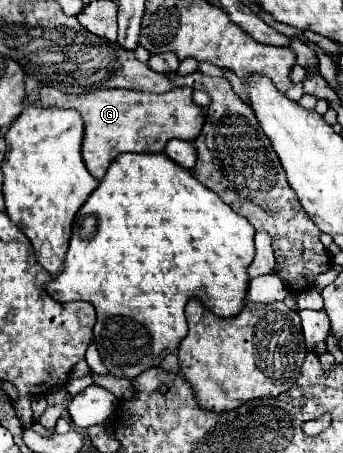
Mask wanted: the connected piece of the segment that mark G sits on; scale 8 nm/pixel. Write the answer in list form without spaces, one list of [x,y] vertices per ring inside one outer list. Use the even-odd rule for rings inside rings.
[[[41,88],[41,106],[59,106],[81,110],[85,122],[83,160],[87,170],[101,180],[117,154],[123,152],[163,152],[165,144],[173,138],[193,142],[205,122],[203,108],[193,102],[193,88],[173,88],[165,94],[135,92],[125,88],[95,90],[91,94],[63,94],[55,88]]]

